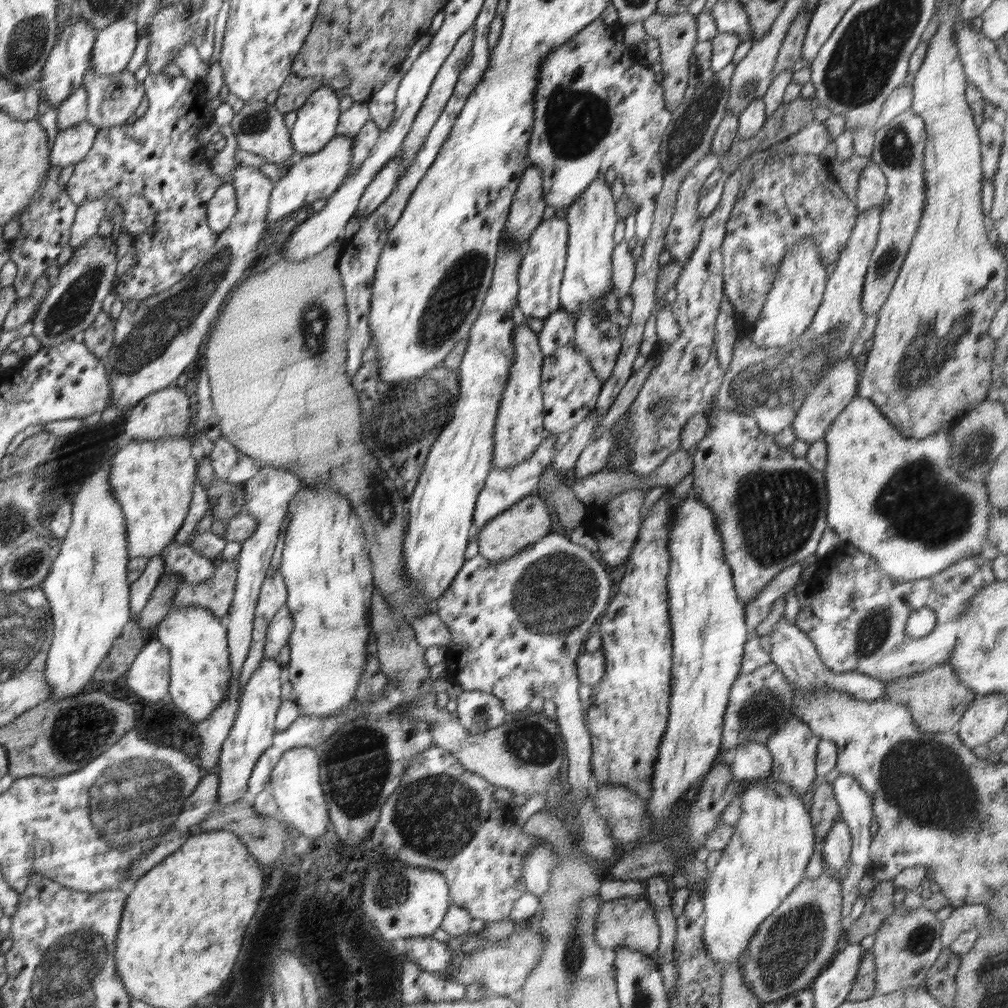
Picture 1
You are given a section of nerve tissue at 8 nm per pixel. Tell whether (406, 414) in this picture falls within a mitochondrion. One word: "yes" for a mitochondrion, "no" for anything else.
yes

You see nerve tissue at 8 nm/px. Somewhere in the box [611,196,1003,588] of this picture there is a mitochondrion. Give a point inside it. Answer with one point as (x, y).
(777, 509)

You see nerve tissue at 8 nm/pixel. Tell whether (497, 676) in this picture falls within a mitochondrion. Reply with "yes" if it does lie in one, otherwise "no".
no

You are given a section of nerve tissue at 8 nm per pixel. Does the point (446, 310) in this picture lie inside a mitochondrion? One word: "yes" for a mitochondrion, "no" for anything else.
yes

